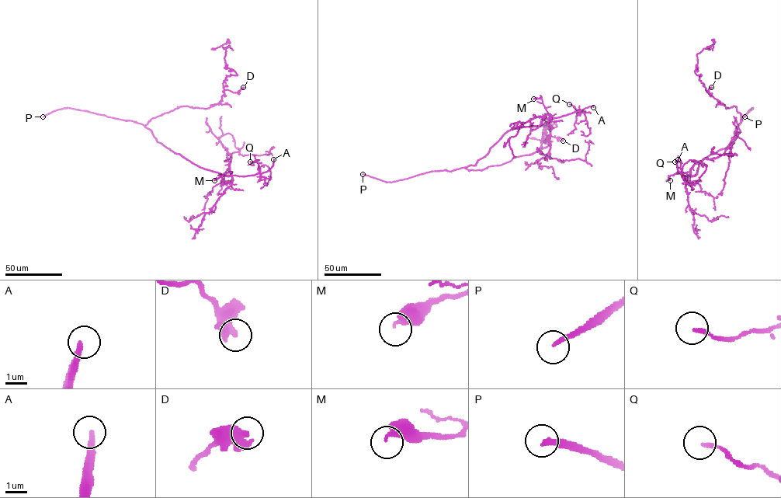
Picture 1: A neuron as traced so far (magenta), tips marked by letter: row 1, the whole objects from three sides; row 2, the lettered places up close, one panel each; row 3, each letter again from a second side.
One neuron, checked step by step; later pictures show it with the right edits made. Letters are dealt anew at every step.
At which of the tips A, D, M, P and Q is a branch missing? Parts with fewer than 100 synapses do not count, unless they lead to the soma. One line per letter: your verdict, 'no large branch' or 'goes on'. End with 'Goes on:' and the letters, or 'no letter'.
A: goes on
D: no large branch
M: no large branch
P: goes on
Q: no large branch
Goes on: A, P

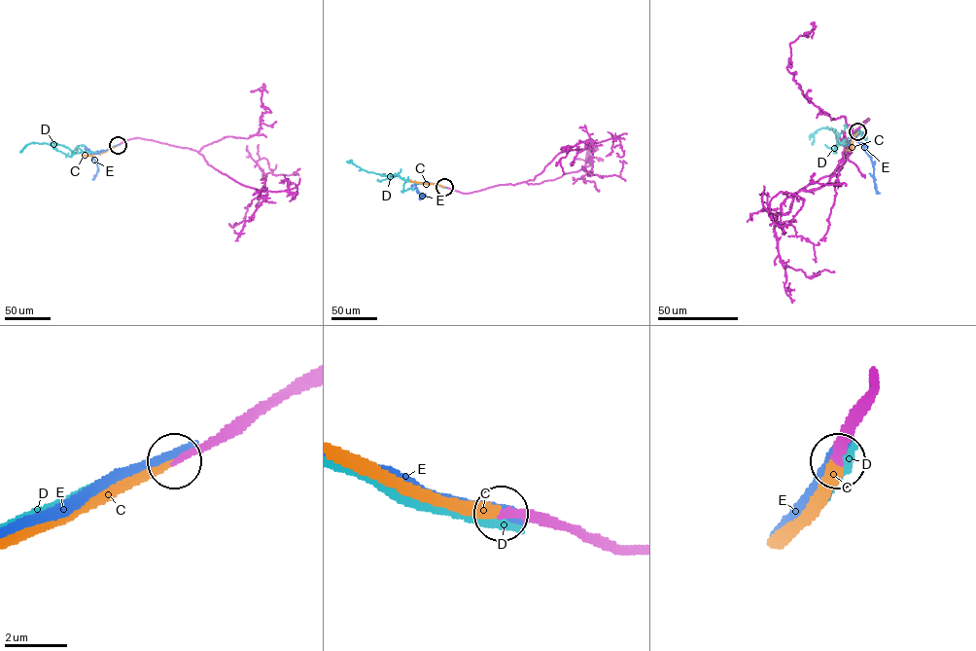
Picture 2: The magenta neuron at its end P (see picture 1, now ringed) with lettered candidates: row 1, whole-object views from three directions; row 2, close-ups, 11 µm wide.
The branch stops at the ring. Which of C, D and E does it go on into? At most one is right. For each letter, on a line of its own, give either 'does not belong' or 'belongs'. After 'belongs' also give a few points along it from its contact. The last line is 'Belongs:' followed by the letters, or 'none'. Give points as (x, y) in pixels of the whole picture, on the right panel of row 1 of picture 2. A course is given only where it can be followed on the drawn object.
C: belongs | via (857, 131), (851, 148), (845, 149)
D: does not belong
E: does not belong
Belongs: C

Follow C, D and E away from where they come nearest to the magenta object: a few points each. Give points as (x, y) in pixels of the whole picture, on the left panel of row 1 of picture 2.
C: (118, 145), (105, 152), (84, 155)
D: (118, 145), (101, 152), (72, 152), (68, 156), (48, 144), (33, 142), (20, 152)
E: (119, 144), (96, 153), (89, 150), (97, 162), (97, 172), (93, 179)

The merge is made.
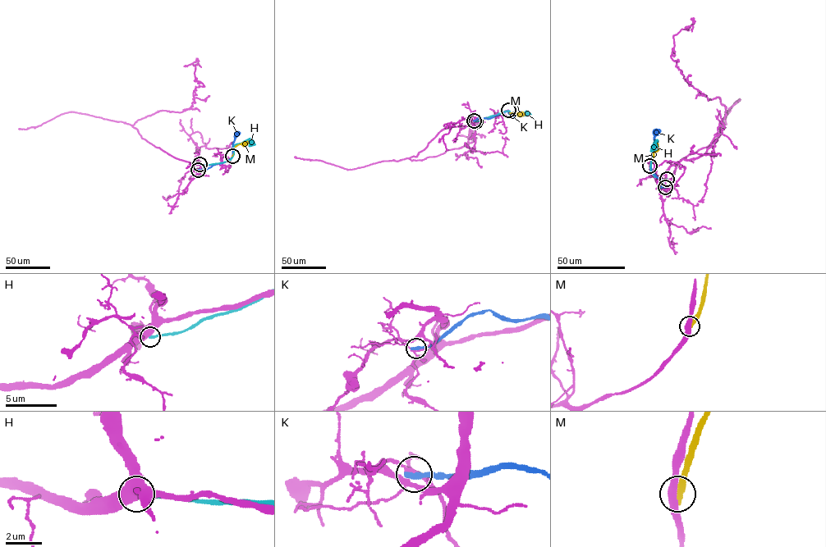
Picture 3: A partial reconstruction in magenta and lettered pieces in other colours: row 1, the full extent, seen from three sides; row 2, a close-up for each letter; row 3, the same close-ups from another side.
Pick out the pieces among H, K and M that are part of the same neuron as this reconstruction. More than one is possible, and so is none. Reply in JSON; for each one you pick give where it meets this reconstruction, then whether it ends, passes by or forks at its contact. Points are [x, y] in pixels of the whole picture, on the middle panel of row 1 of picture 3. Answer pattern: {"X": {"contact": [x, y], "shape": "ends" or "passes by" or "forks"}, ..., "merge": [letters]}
{"merge": []}

